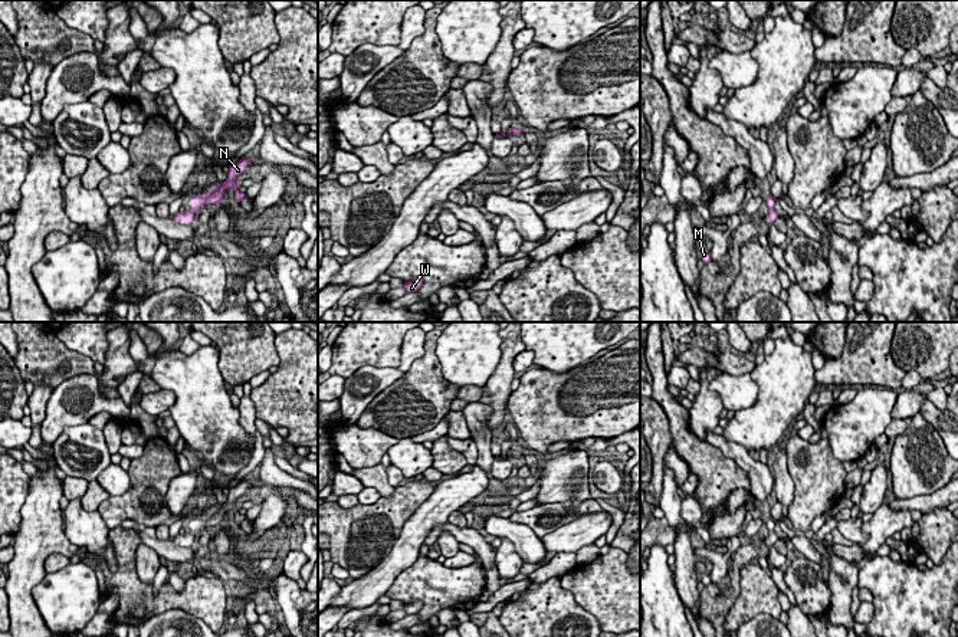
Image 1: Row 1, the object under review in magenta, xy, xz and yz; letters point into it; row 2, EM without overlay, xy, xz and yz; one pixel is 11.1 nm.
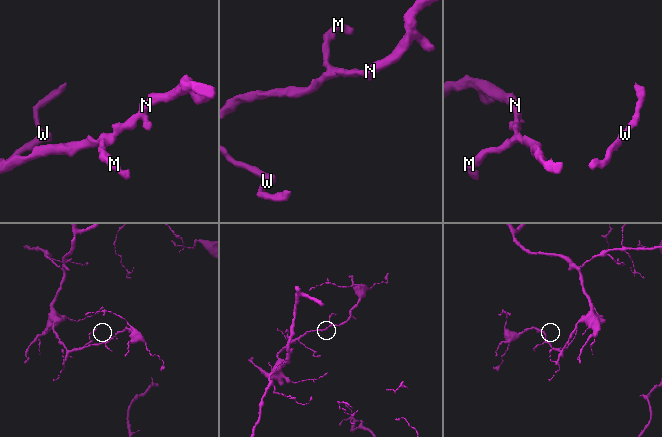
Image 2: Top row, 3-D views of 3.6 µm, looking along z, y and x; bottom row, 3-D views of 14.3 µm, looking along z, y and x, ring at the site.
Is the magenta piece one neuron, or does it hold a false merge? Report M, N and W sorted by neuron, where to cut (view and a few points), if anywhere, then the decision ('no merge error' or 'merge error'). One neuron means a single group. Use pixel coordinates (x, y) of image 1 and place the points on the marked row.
M N W; no cut; no merge error

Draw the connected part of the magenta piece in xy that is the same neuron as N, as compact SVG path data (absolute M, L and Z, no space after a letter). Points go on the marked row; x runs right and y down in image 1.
M242 157L236 164L229 167L227 178L223 183L217 184L211 191L206 194L190 197L187 200L190 203L190 208L183 213L175 213L173 220L184 226L191 226L194 221L194 214L199 210L203 210L207 204L219 206L229 188L234 190L234 200L240 203L243 198L246 198L246 194L240 191L240 185L236 184L236 180L246 171L249 165L253 165L252 161L247 157Z

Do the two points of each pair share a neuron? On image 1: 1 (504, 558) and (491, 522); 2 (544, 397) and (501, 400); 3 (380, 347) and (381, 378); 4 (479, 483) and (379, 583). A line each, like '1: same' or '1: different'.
1: different
2: different
3: different
4: same

